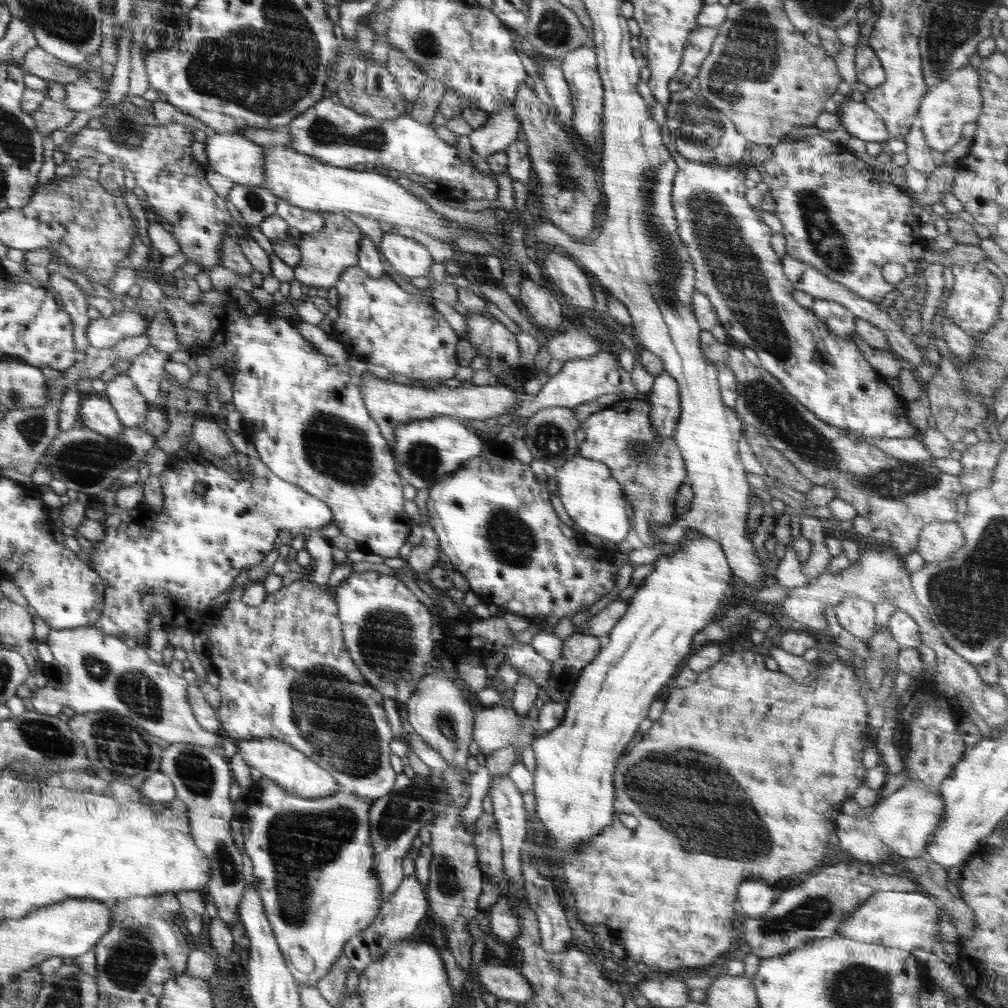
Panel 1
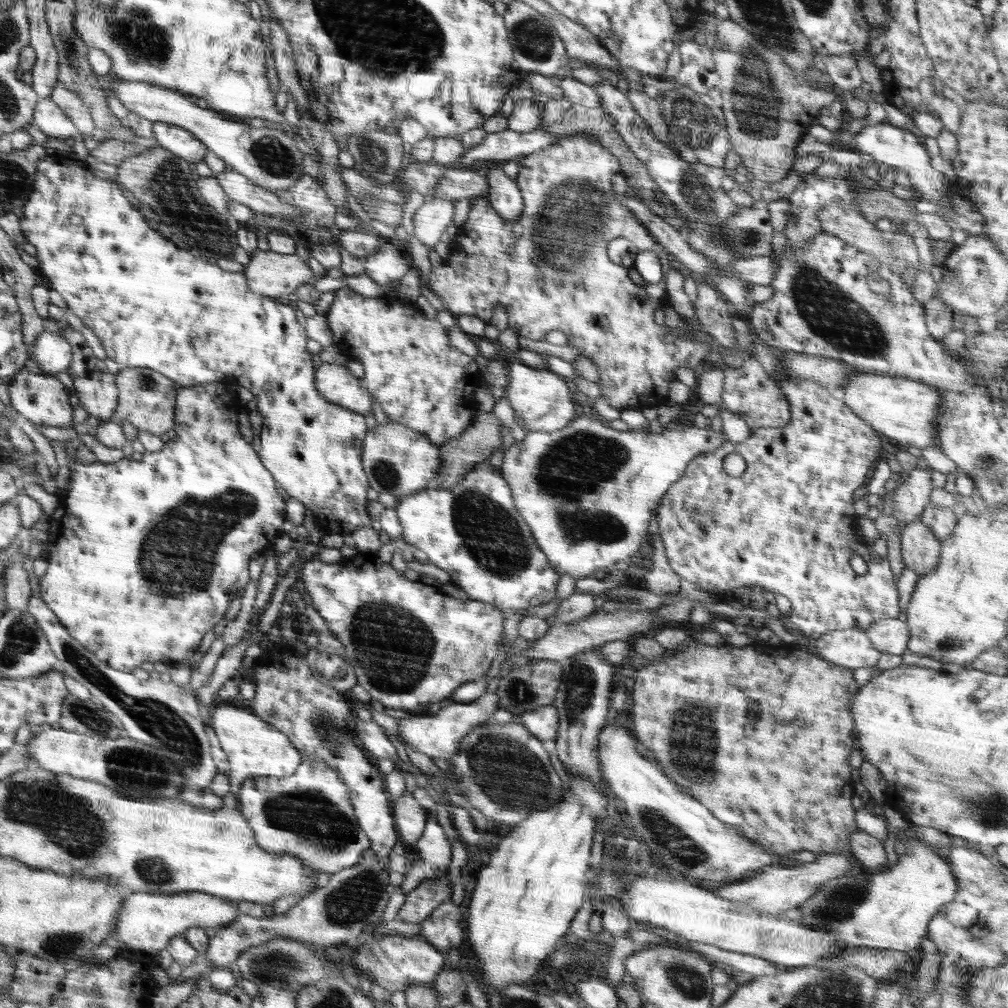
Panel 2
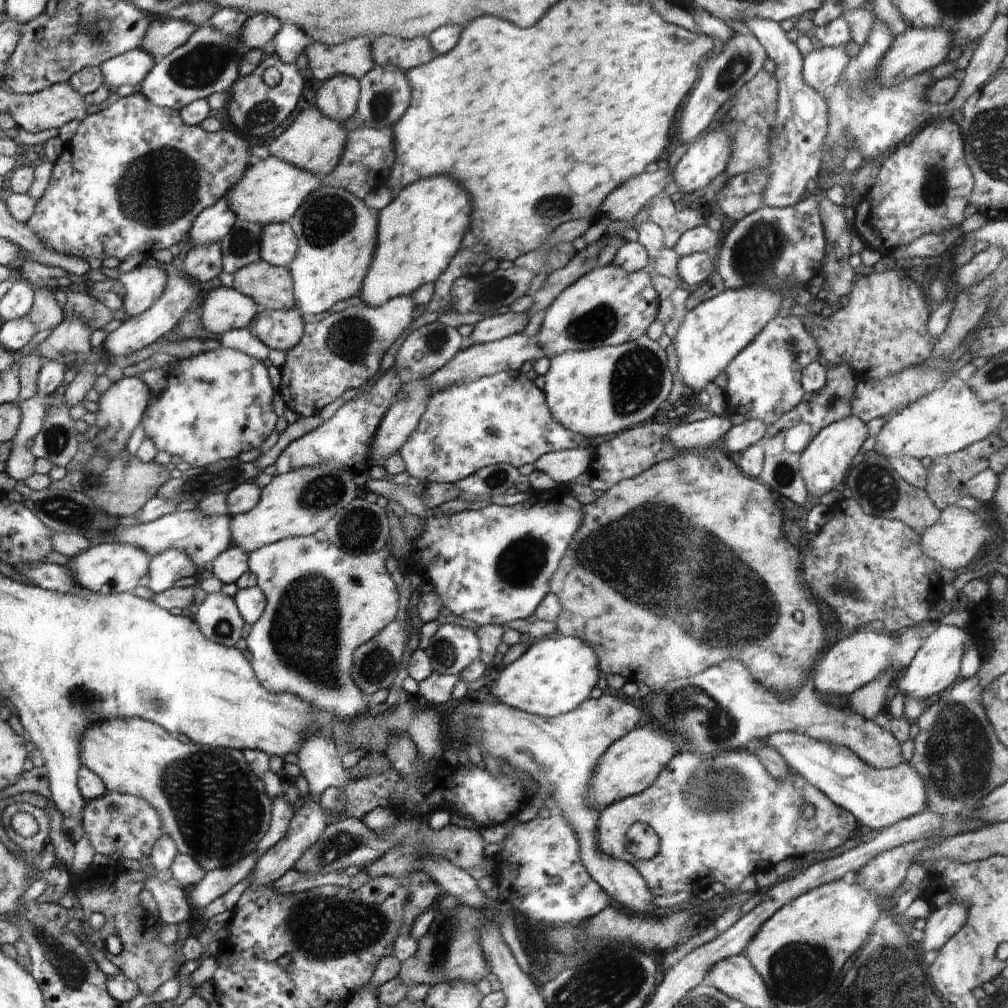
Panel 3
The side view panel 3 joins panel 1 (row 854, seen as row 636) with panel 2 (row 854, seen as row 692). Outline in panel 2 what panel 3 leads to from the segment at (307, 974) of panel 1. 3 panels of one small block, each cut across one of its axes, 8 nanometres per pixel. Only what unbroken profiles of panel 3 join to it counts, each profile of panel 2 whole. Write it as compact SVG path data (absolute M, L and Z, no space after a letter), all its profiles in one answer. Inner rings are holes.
M301 757L298 768L289 777L252 777L242 782L239 792L241 807L238 810L246 817L254 840L266 853L296 857L315 877L329 876L354 866L361 860L363 852L371 848L370 839L360 828L346 784L342 781L326 763Z

